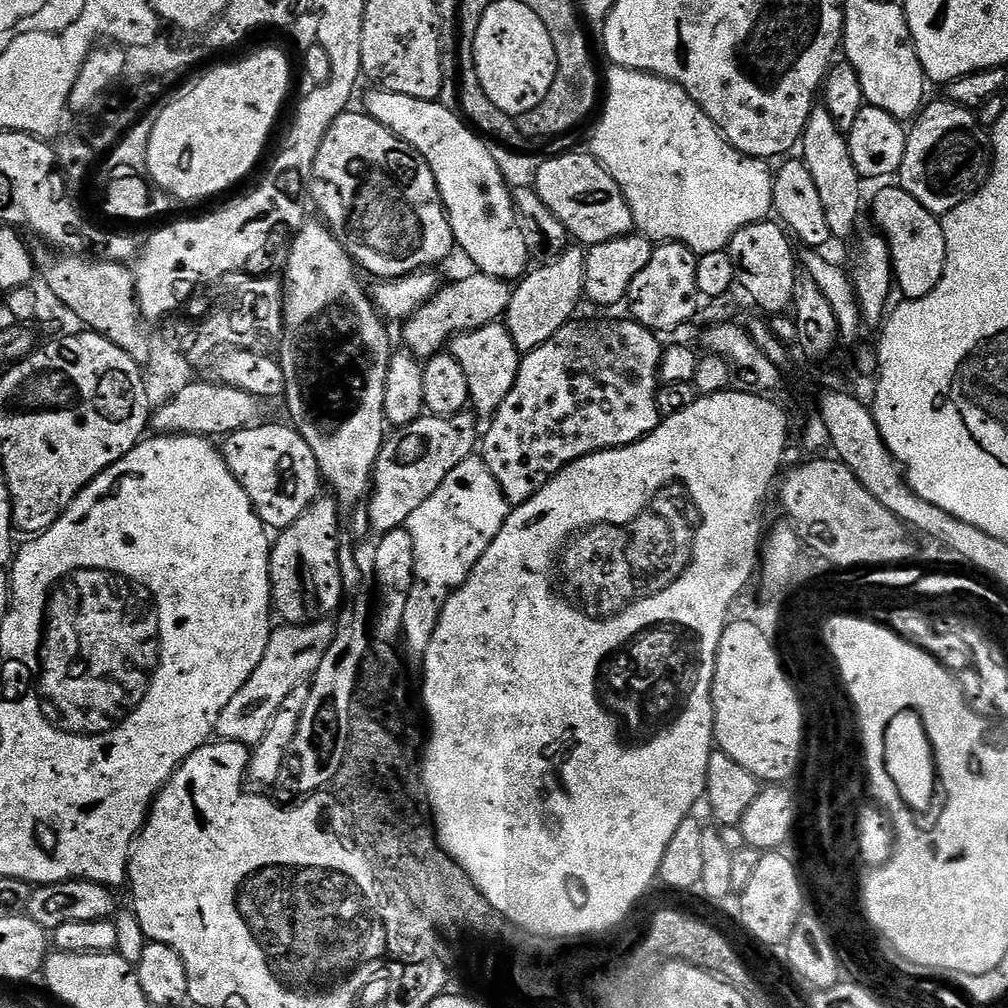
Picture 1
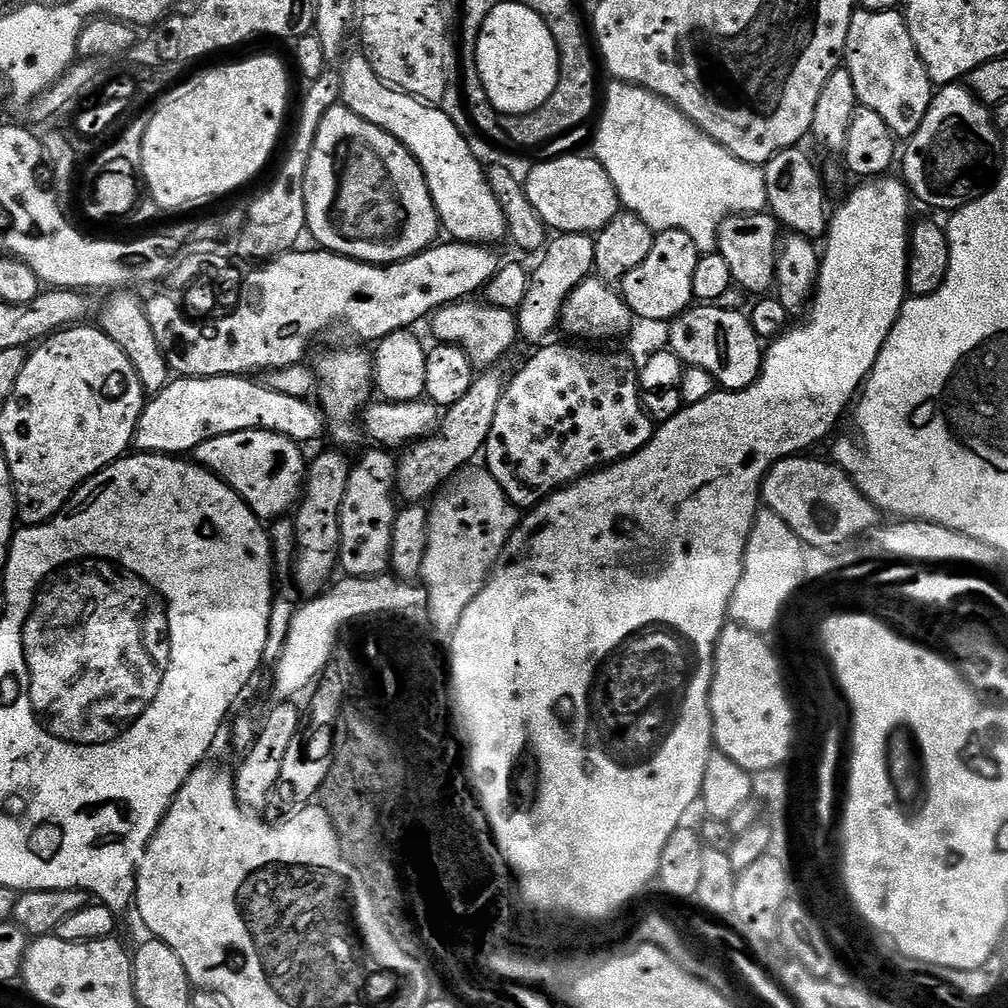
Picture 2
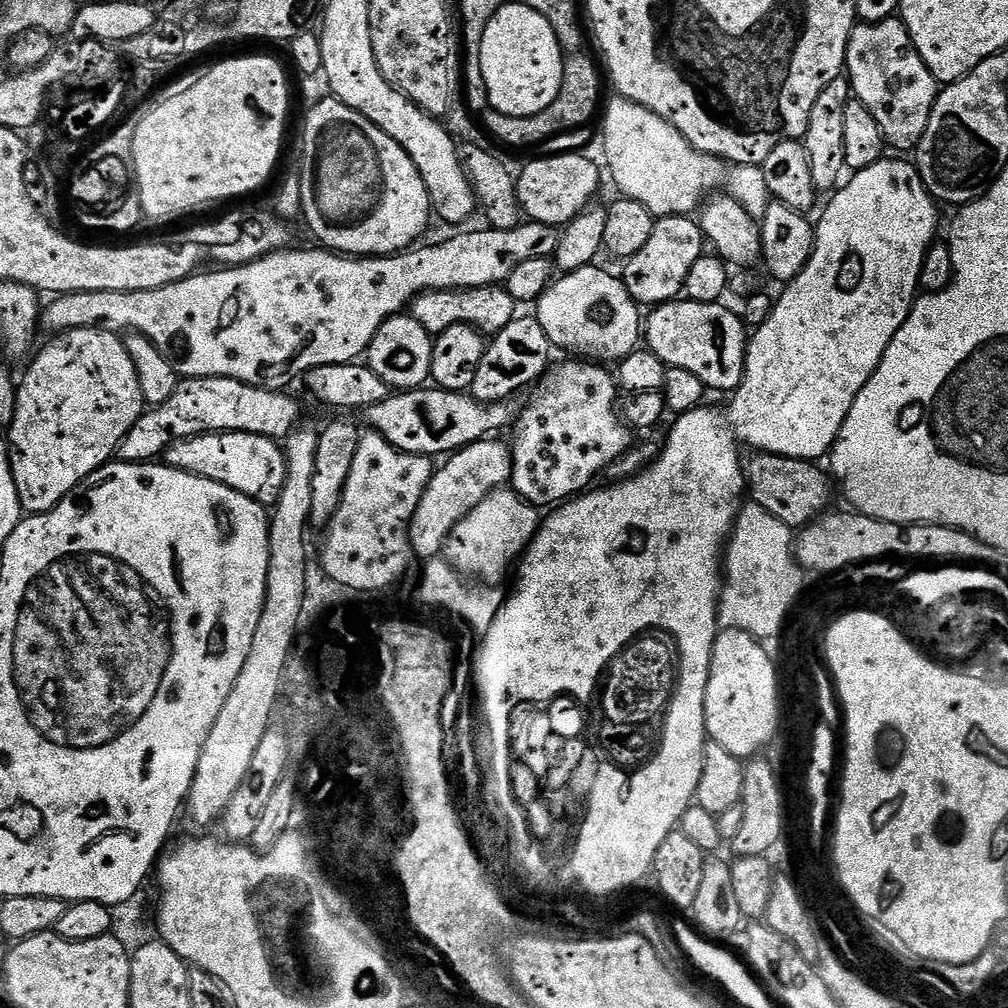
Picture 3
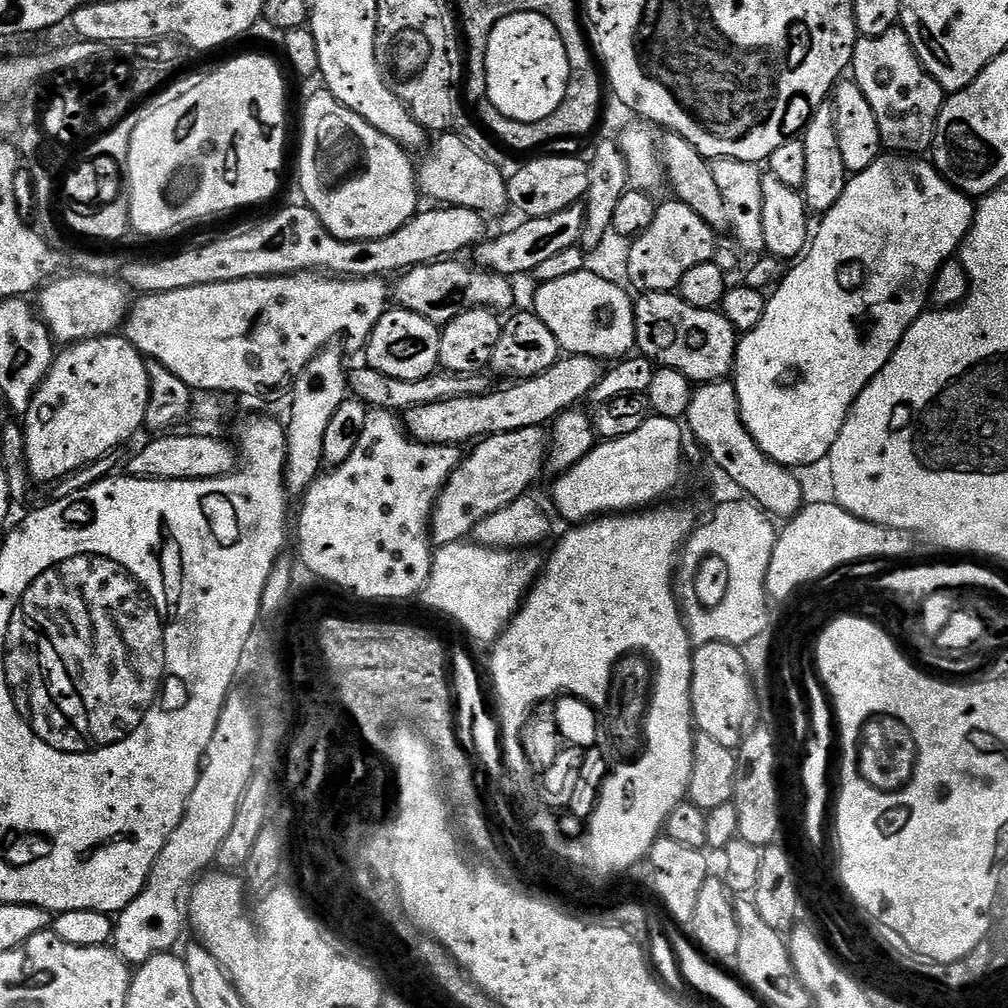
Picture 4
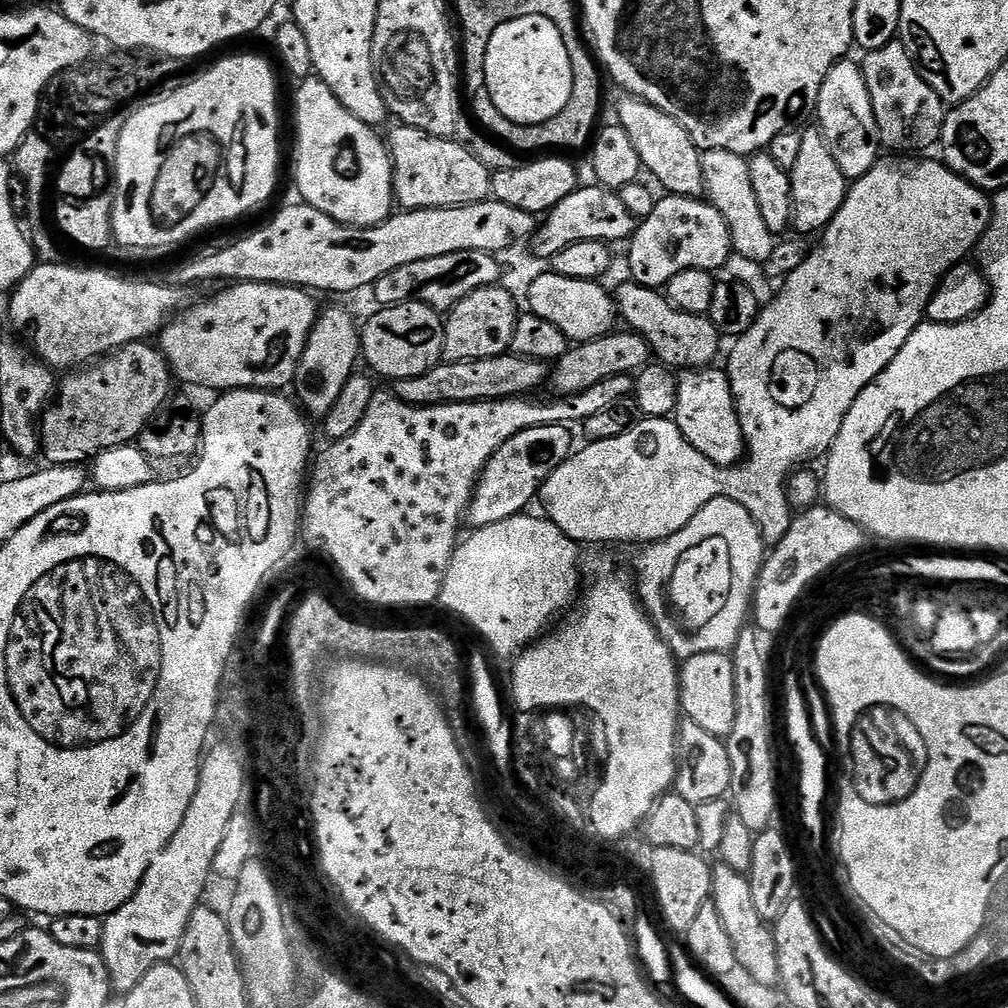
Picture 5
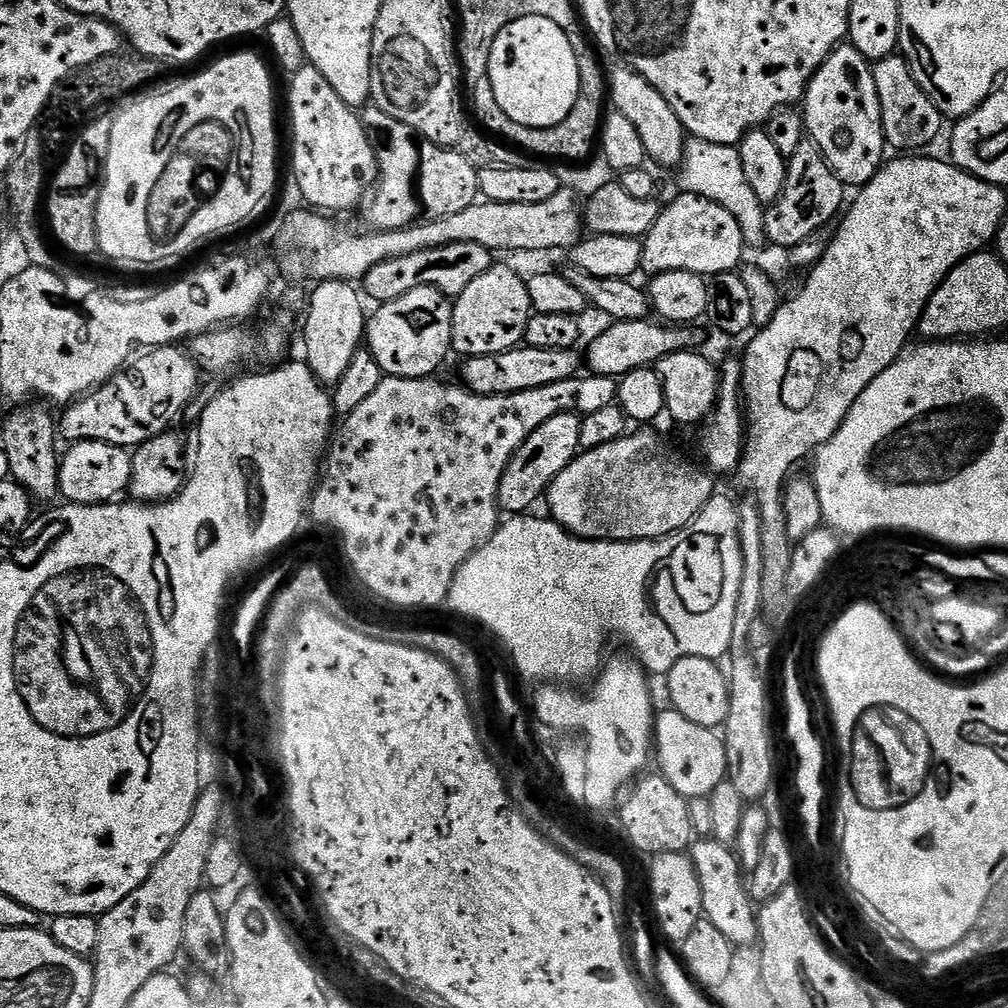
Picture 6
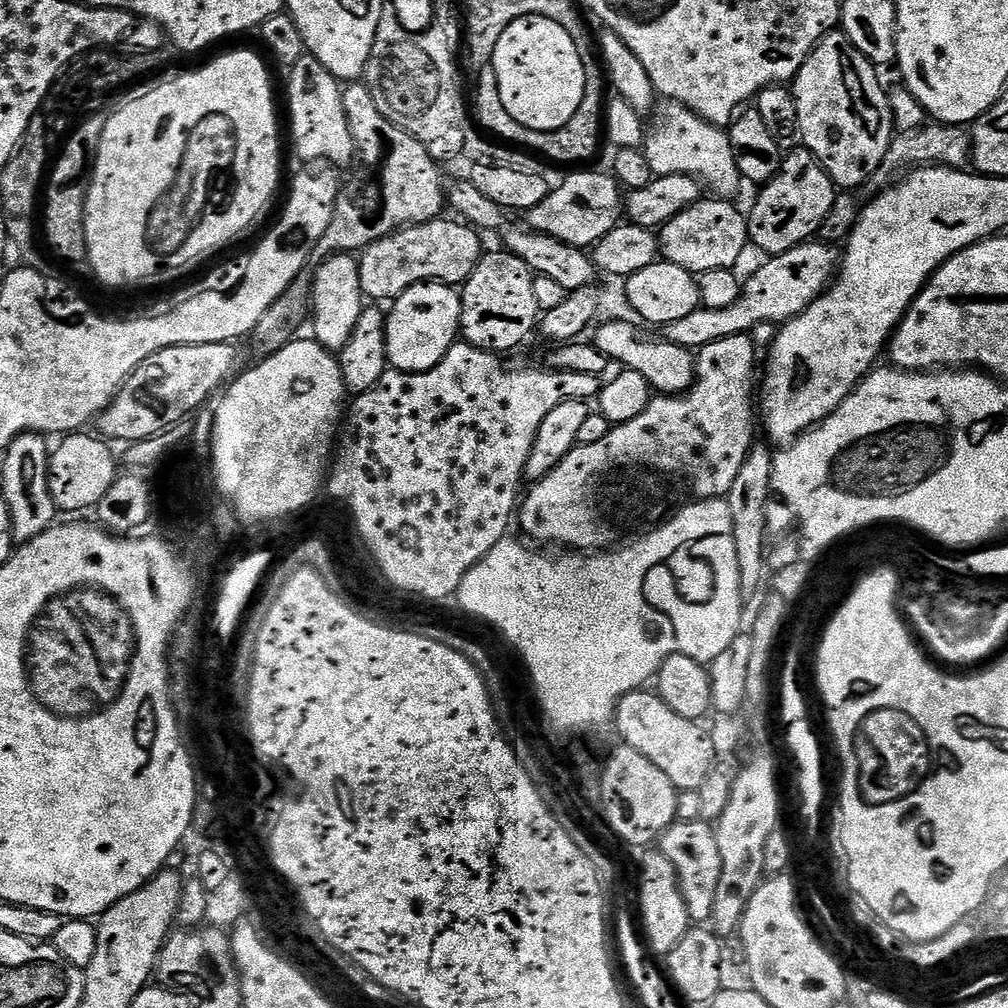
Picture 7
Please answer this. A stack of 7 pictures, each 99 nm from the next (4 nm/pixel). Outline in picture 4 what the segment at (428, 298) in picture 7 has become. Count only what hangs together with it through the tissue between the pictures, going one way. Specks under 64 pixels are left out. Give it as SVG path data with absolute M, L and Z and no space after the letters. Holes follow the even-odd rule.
M389 307L368 338L367 363L382 374L390 374L390 378L426 378L437 371L440 362L440 333L441 329L434 322L422 318L422 314L414 314L409 308Z

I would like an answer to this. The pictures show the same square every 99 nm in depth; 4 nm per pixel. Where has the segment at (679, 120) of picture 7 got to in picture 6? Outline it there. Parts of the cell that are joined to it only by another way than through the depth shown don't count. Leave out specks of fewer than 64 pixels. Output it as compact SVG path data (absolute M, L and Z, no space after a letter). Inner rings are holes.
M695 138L684 145L684 162L679 169L680 184L689 196L710 198L710 202L718 202L718 206L726 206L734 218L738 218L738 226L742 226L745 245L760 246L768 239L764 225L765 205L758 202L758 194L754 194L750 182L746 182L746 174L742 170L742 158L739 147L731 144L715 144Z

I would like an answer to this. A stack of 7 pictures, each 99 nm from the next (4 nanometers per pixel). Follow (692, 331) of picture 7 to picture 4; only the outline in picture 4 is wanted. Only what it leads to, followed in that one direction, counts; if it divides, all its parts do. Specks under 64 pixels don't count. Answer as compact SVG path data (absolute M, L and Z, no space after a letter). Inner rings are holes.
M564 356L542 374L517 381L504 390L496 388L486 395L447 399L446 402L414 407L402 419L412 439L424 444L458 446L474 437L543 427L564 411L579 405L576 404L579 400L587 401L601 375L601 361L589 356Z

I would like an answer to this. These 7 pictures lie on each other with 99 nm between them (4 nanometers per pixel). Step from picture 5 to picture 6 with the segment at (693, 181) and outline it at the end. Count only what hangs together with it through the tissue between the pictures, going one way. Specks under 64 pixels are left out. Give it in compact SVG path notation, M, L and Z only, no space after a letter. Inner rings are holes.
M627 66L619 67L610 72L606 80L610 89L611 107L621 112L632 123L634 130L638 130L642 137L642 146L646 146L646 154L651 163L673 170L679 169L684 162L686 133L678 114L674 114L670 102L666 102L666 98L662 98L662 94L658 94L658 90L654 90L654 86L650 86L650 82L642 78L642 74Z

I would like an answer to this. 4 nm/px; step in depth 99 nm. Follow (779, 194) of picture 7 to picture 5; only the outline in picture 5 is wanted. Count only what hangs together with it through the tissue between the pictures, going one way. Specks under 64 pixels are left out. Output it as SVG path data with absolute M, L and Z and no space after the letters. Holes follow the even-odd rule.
M812 126L809 132L805 131L802 135L802 147L798 154L798 162L794 162L794 166L790 169L792 178L792 223L793 229L797 228L797 233L808 234L804 232L823 233L824 229L834 218L834 214L838 214L840 207L844 205L844 199L848 196L850 181L842 174L842 170L838 166L838 162L834 162L834 154L830 154L830 146L824 140L824 136L819 127Z

